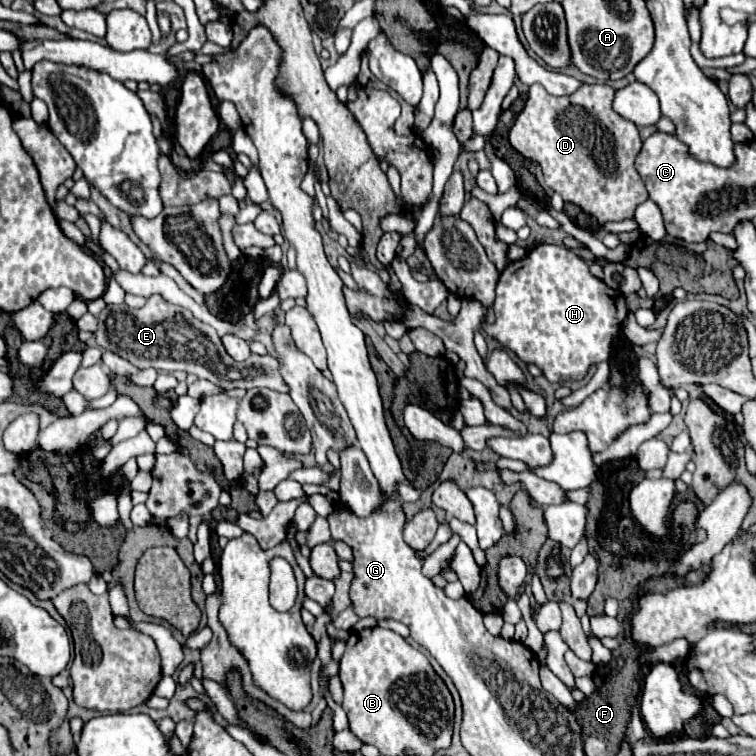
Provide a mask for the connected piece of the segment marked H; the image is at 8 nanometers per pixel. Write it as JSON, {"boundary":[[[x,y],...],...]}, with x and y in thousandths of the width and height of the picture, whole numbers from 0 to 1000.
{"boundary":[[[714,321],[704,332],[698,332],[696,340],[669,351],[669,356],[661,361],[661,372],[656,377],[656,398],[651,406],[656,425],[648,435],[648,443],[664,459],[680,464],[683,472],[693,480],[706,480],[709,485],[714,485],[728,507],[767,504],[775,499],[783,483],[804,478],[810,454],[831,419],[831,403],[823,388],[788,369],[778,358],[778,351],[757,329],[728,321]]]}

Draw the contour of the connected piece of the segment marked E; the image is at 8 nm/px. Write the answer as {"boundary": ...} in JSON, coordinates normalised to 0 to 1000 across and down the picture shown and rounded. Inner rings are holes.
{"boundary":[[[198,390],[185,409],[175,409],[167,401],[140,403],[130,417],[130,435],[124,443],[130,459],[164,472],[183,488],[204,485],[209,491],[246,491],[296,515],[357,512],[362,517],[378,517],[378,504],[373,504],[373,496],[368,493],[362,470],[333,467],[325,478],[312,480],[278,430],[257,422],[249,409],[217,398],[214,390]]]}

